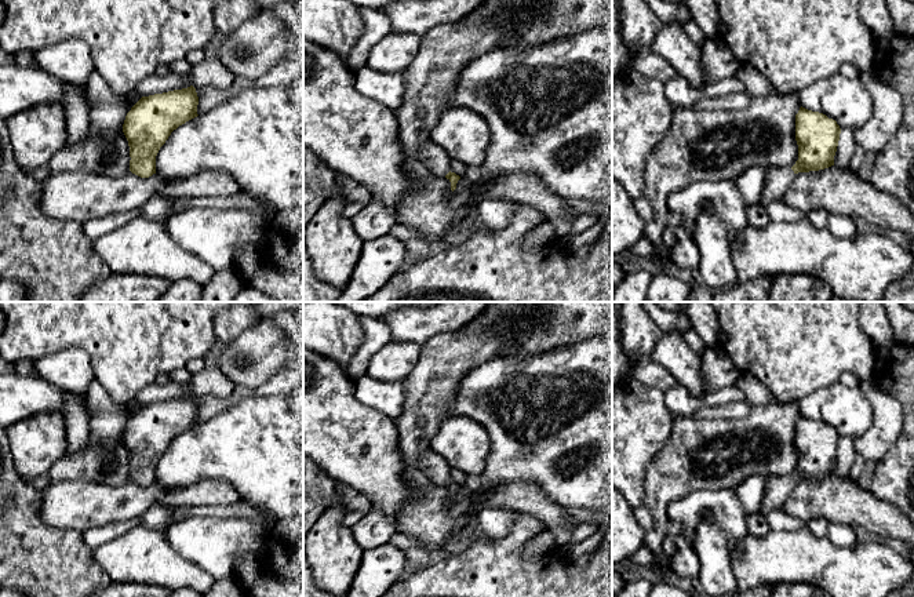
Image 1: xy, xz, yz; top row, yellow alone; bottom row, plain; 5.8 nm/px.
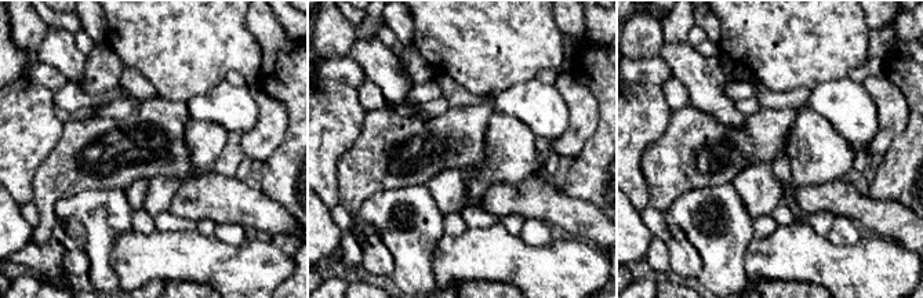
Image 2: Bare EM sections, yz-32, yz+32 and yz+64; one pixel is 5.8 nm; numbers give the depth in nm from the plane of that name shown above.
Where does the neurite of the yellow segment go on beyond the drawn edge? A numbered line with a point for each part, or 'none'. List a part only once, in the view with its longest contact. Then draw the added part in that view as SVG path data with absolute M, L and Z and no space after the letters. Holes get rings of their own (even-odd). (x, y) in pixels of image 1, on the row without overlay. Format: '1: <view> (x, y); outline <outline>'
1: yz (778, 490); outline M771 476L766 478L765 496L761 505L761 513L768 516L771 512L783 509L784 502L794 489L795 483L791 476Z

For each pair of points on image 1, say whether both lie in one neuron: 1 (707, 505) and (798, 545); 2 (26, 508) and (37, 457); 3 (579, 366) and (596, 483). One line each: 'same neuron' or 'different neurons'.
1: different neurons
2: different neurons
3: same neuron

